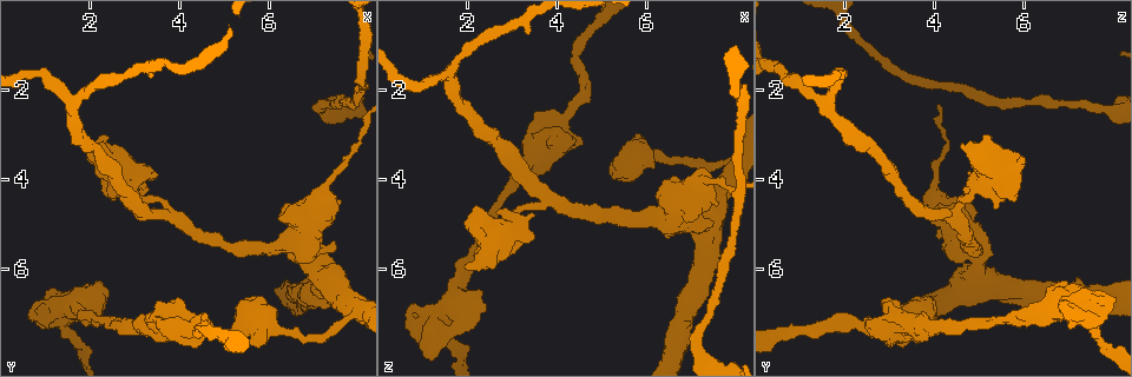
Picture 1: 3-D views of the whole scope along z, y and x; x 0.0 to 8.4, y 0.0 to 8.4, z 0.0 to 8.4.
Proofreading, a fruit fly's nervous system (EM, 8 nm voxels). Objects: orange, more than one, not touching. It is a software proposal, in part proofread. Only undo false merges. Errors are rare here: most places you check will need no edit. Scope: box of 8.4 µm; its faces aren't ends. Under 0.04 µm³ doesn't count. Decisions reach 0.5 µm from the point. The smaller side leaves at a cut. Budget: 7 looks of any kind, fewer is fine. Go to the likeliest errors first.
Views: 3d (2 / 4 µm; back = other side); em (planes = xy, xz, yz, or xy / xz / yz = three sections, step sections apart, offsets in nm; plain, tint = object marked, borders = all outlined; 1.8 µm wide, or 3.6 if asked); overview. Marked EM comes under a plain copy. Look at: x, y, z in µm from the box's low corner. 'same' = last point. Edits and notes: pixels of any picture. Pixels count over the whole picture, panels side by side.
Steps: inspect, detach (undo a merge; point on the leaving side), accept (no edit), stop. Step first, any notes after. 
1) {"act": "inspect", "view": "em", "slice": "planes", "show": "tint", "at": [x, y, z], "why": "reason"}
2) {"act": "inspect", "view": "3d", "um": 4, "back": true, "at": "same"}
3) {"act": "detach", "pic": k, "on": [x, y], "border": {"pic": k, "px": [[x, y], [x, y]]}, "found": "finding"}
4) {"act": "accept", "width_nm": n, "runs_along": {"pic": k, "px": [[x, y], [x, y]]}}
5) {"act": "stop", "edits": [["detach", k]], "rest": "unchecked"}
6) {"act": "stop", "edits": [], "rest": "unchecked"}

{"act": "inspect", "view": "3d", "um": 4, "at": [1.50, 6.95, 6.95], "why": "sudden change in width"}

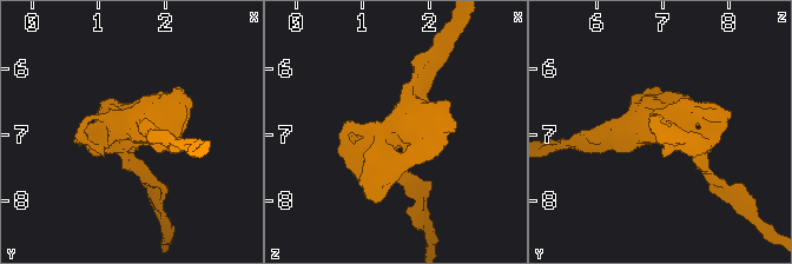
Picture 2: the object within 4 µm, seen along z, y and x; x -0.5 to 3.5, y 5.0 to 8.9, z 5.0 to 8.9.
{"act": "inspect", "view": "em", "um": 3.6, "slice": "planes", "show": "tint", "at": [1.45, 6.85, 6.95]}

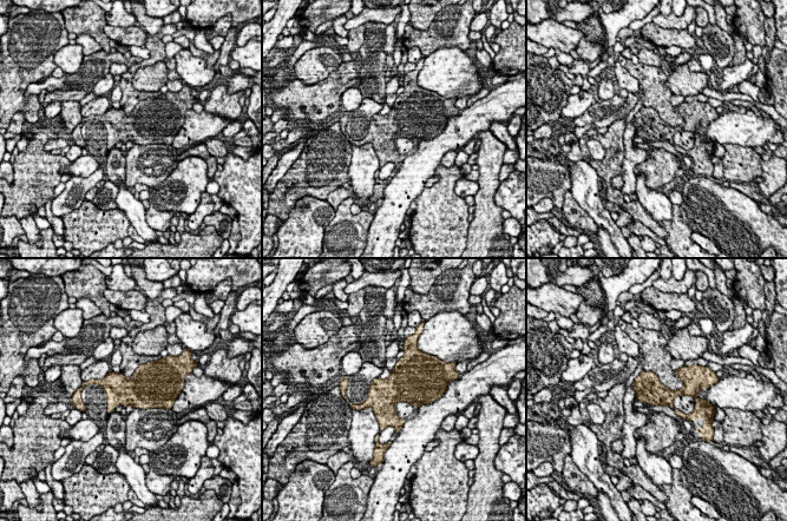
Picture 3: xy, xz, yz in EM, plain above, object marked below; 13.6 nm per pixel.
{"act": "accept", "found": "continuous, no second neuron"}

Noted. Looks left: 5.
{"act": "inspect", "view": "em", "slice": "yz", "step": 16, "show": "borders", "at": [3.75, 7.20, 3.25], "why": "calibre changes"}

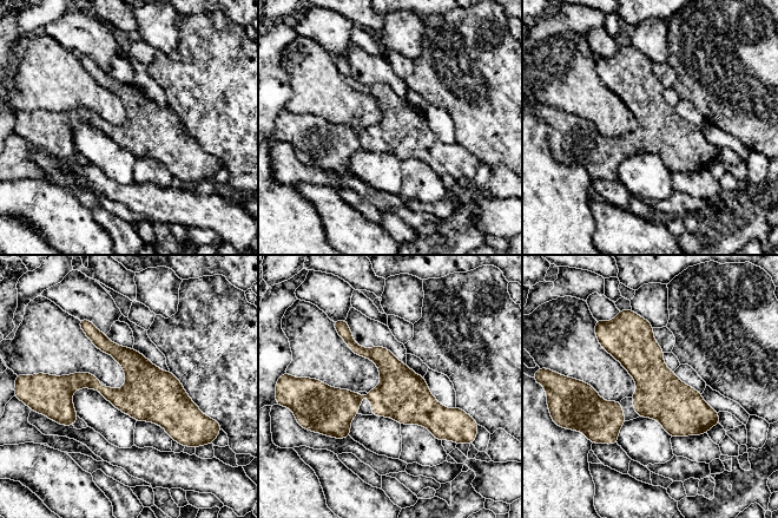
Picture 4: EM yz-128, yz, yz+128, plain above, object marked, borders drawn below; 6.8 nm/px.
{"act": "accept", "width_nm": 220, "found": "all the same neuron"}

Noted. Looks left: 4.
{"act": "inspect", "view": "em", "um": 3.6, "slice": "xy", "step": 4, "show": "tint", "at": [7.25, 6.15, 4.95], "why": "three arms meet"}

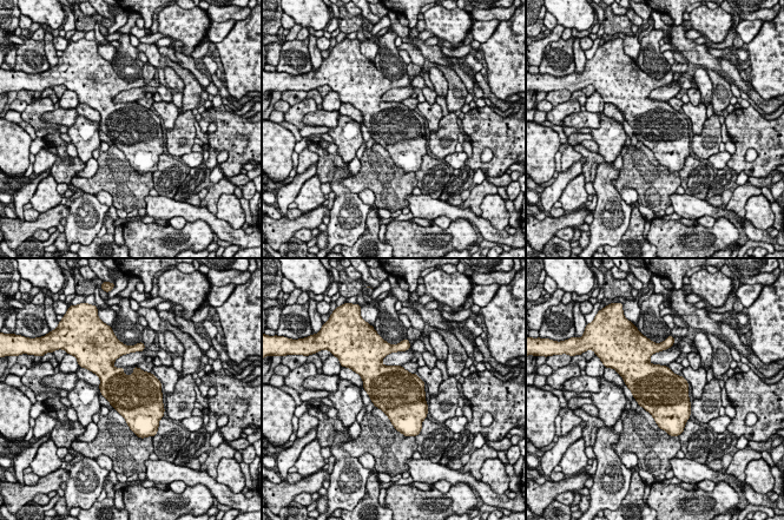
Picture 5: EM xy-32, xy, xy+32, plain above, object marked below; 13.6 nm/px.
{"act": "accept", "width_nm": 650, "found": "continuous, no second neuron"}

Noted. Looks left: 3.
{"act": "stop", "edits": [], "rest": "unchecked"}

